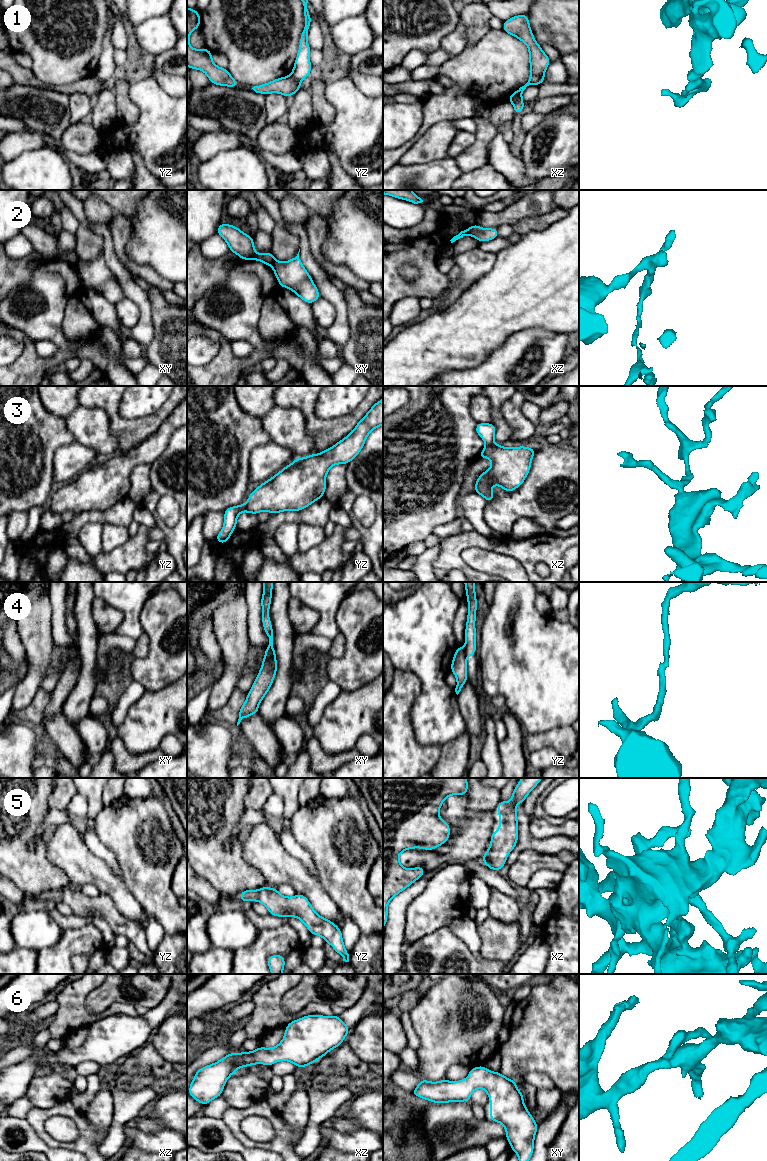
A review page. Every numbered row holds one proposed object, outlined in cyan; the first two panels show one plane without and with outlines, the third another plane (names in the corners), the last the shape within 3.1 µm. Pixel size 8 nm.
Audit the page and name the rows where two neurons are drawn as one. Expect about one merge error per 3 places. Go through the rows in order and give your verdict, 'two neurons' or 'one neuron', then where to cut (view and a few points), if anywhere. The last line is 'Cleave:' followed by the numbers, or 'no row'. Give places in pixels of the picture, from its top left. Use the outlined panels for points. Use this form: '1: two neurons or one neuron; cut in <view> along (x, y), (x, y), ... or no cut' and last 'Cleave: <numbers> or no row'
1: two neurons; cut in yz along (291, 74), (299, 81)
2: two neurons; cut in xz along (466, 229), (469, 234)
3: two neurons; cut in xz along (493, 443), (487, 445)
4: two neurons; cut in xy along (266, 648), (275, 656)
5: one neuron; no cut
6: one neuron; no cut
Cleave: 1, 2, 3, 4

